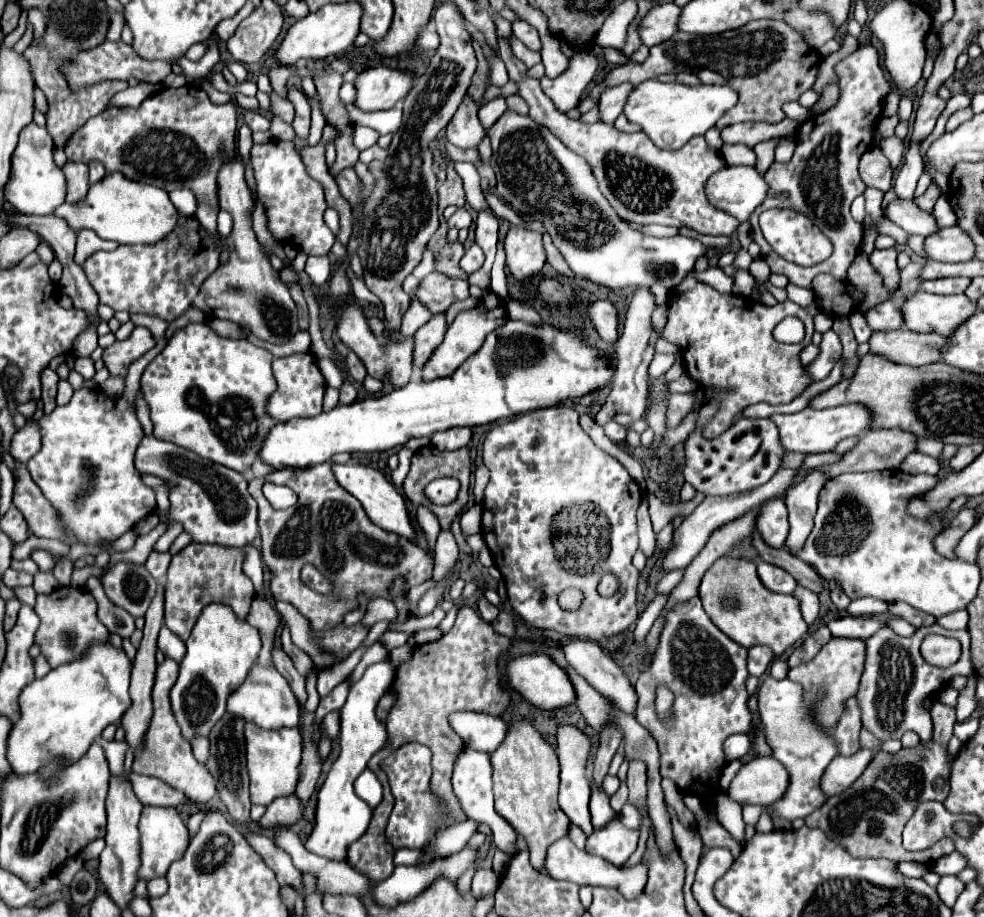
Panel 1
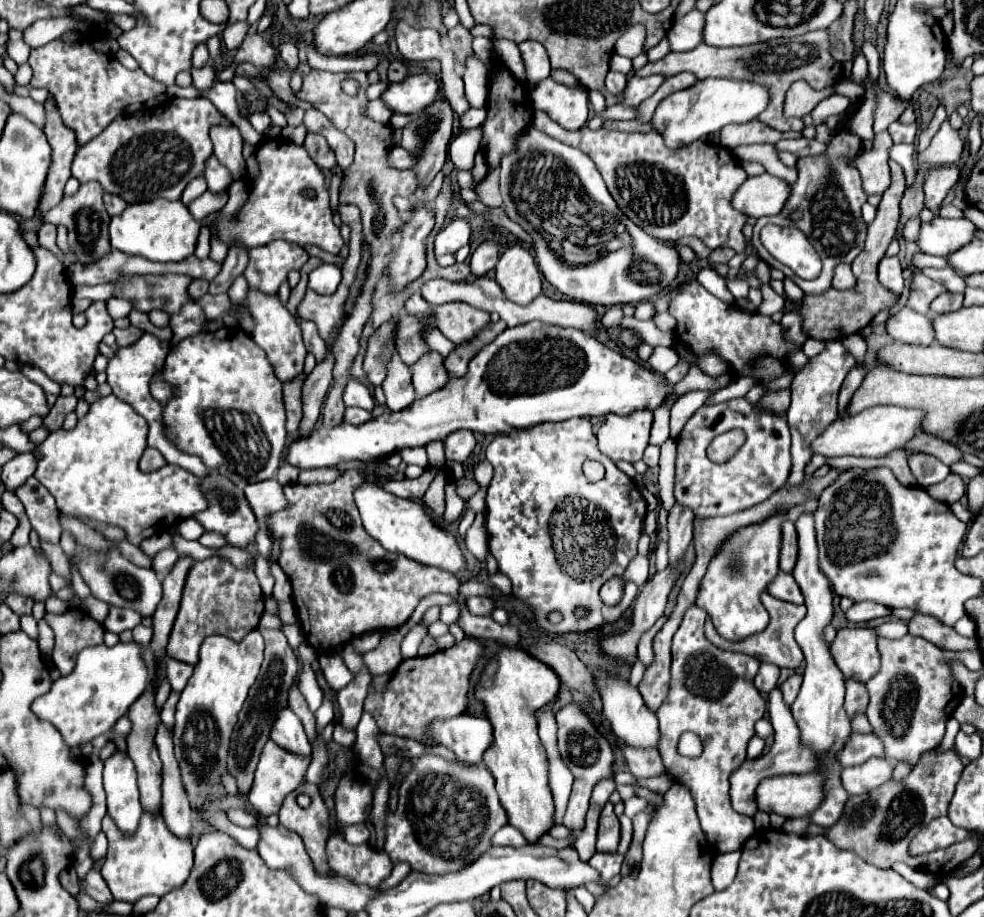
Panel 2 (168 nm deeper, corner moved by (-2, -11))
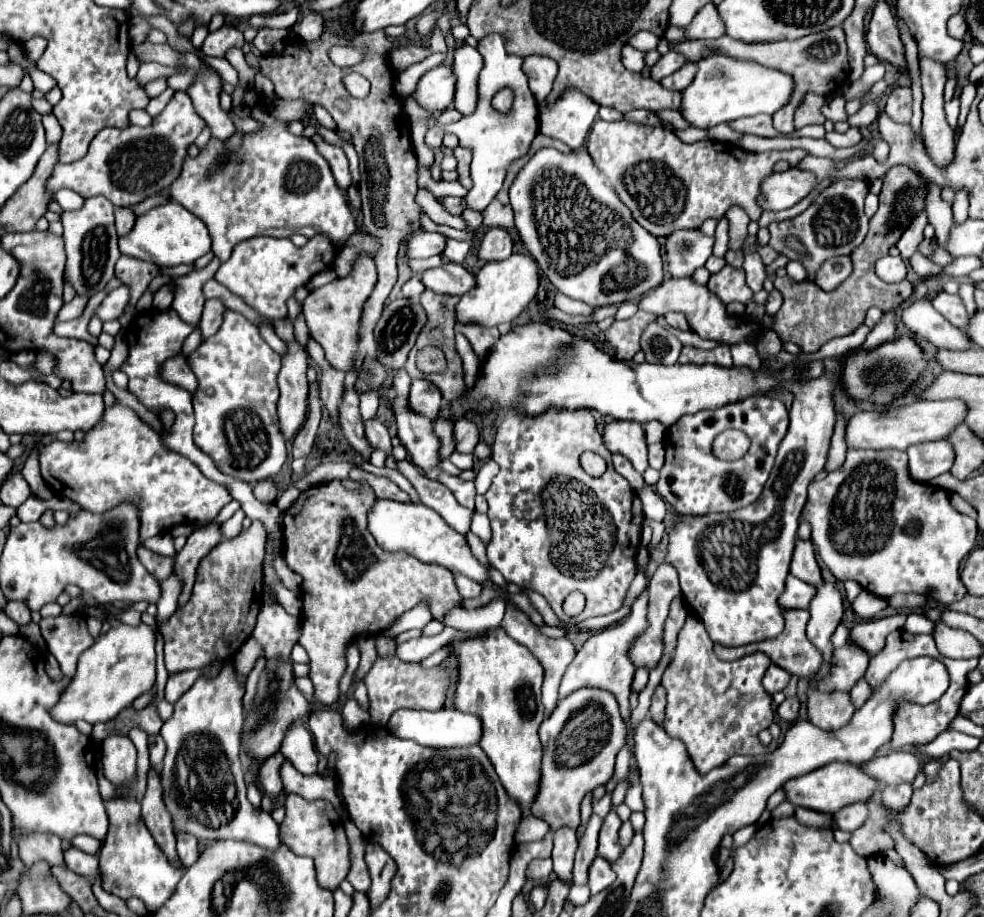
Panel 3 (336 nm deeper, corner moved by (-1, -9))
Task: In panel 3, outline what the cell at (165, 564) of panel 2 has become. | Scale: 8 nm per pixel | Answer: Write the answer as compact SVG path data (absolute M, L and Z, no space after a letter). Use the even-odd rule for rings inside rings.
M161 534L154 537L154 539L148 539L144 541L144 545L156 553L162 553L165 556L175 556L176 550L174 547L174 540L170 534Z

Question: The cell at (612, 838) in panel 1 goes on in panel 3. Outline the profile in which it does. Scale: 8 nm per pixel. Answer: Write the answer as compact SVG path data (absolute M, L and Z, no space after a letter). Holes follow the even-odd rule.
M596 857L592 867L590 867L590 893L596 895L600 891L604 891L606 887L610 887L616 879L616 873L612 871L610 863L606 863L606 859L602 857Z

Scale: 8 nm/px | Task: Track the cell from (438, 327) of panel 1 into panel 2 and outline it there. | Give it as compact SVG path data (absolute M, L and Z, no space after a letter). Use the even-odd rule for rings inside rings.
M427 351L421 355L413 369L413 385L419 397L425 397L437 389L441 389L449 381L449 373L443 365L443 357L437 351Z

